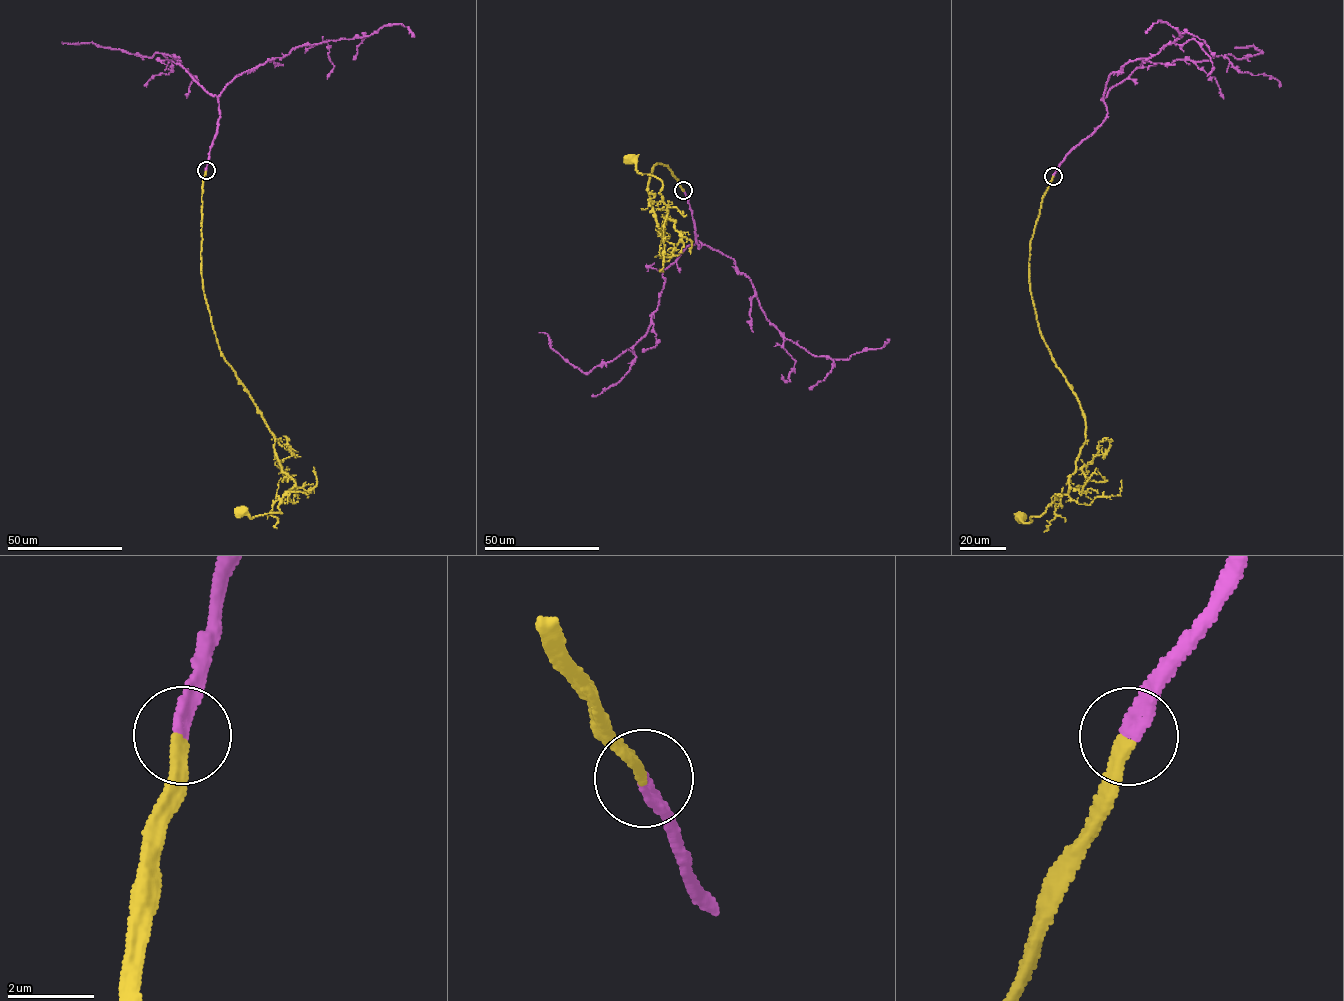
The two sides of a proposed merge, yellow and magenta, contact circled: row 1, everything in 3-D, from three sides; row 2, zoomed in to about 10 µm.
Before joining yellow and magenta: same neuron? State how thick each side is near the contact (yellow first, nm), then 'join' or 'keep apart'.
300 nm thick on the yellow side, 280 nm on the other; join

